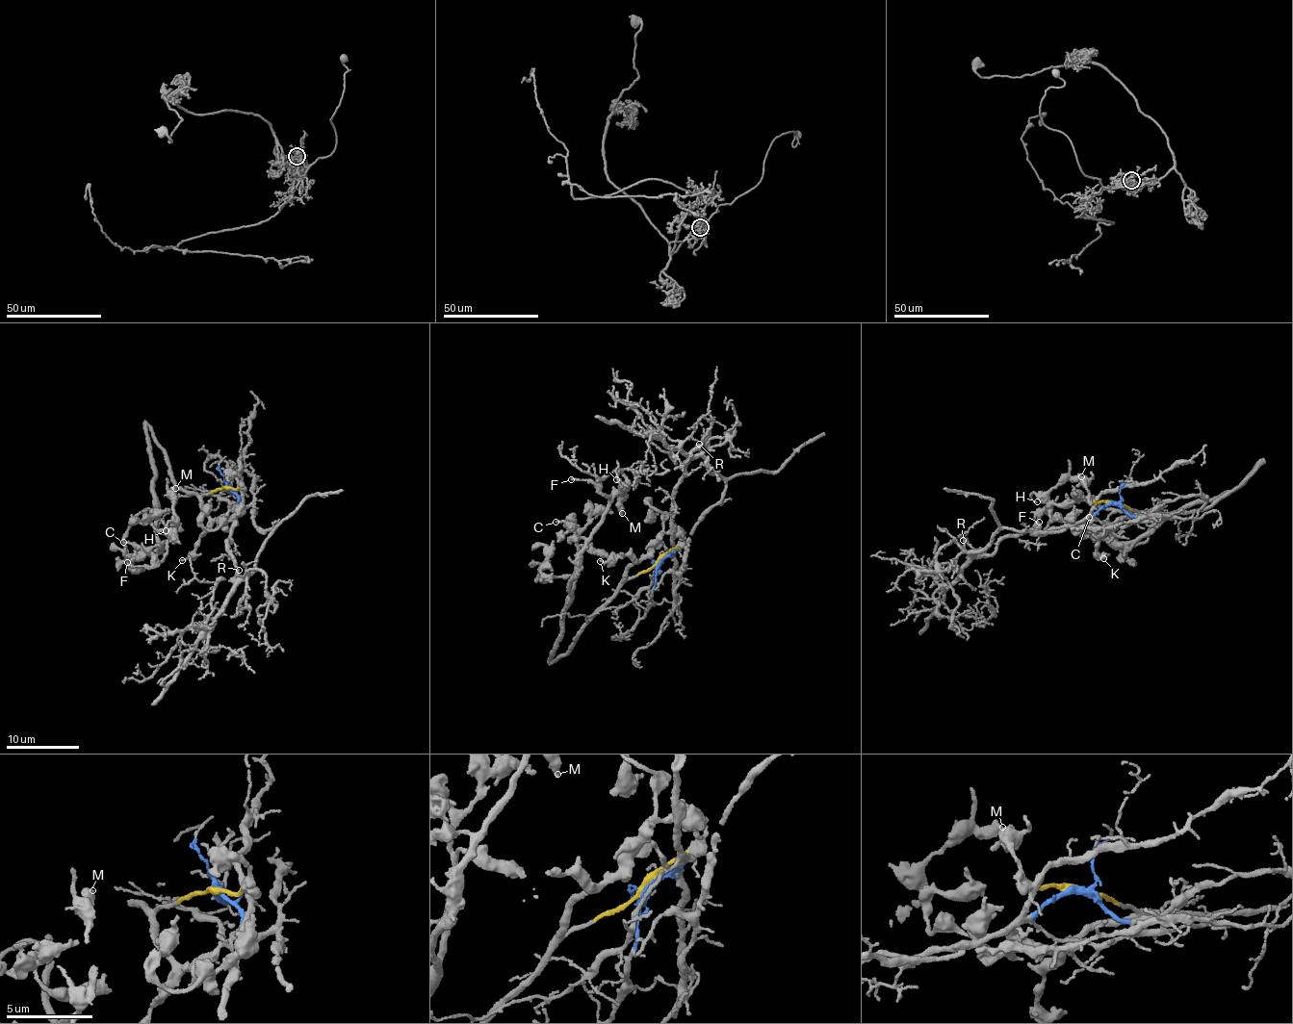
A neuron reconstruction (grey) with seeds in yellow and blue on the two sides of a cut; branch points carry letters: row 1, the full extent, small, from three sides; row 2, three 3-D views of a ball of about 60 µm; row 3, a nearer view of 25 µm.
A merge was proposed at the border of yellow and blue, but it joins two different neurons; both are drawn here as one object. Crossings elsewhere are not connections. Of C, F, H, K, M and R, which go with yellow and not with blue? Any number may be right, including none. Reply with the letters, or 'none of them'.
C, F, H, K, M

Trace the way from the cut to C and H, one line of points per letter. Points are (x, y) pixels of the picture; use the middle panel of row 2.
C: (659, 562), (619, 588), (572, 649), (555, 658), (552, 651), (563, 631), (568, 587), (584, 542), (555, 521)
H: (659, 562), (619, 588), (555, 658), (578, 552), (623, 491), (624, 473), (616, 480)

